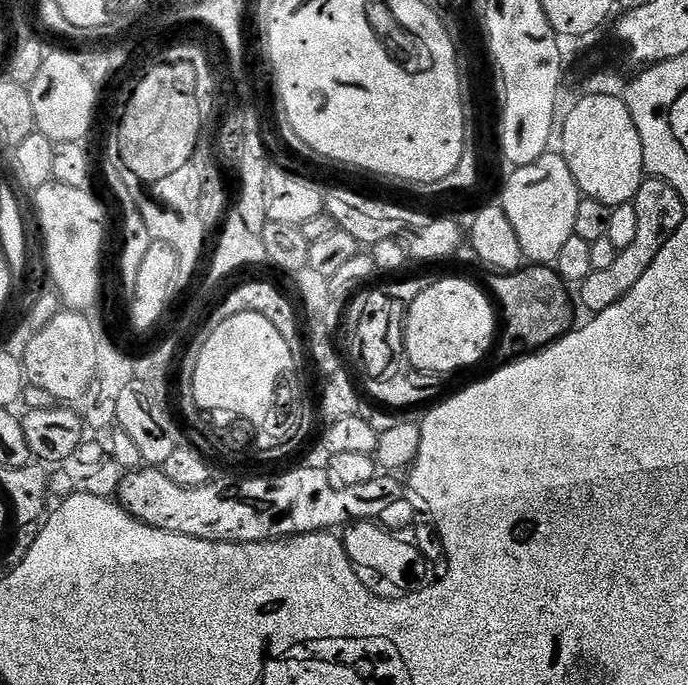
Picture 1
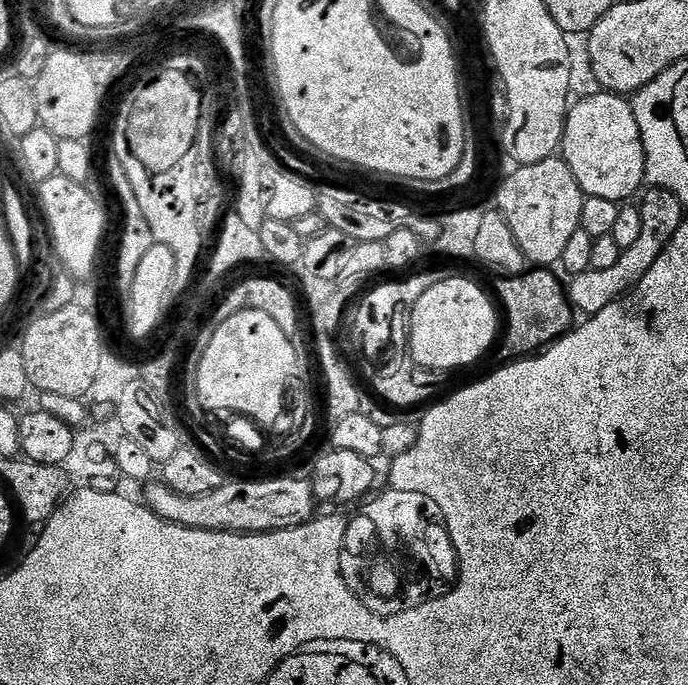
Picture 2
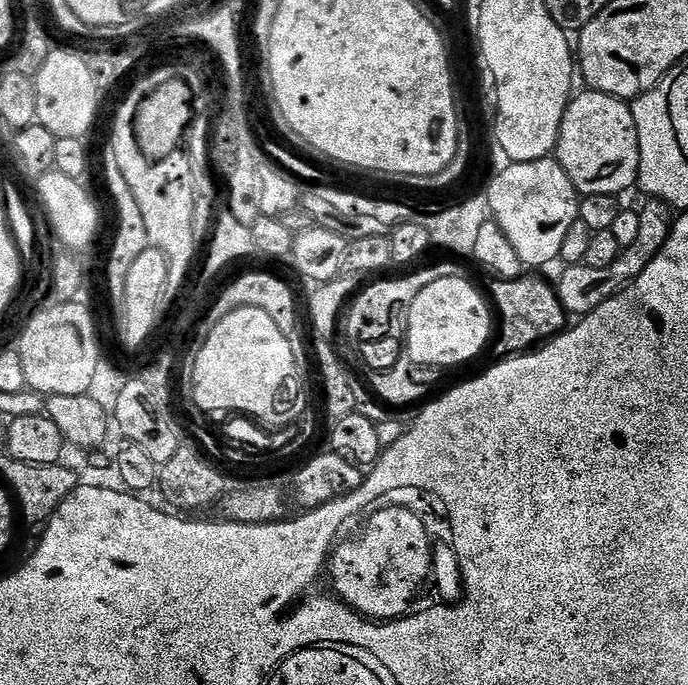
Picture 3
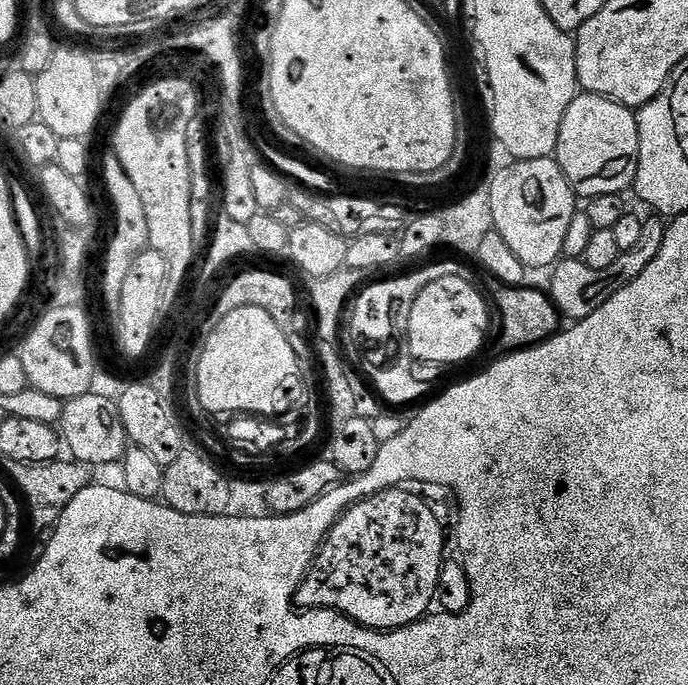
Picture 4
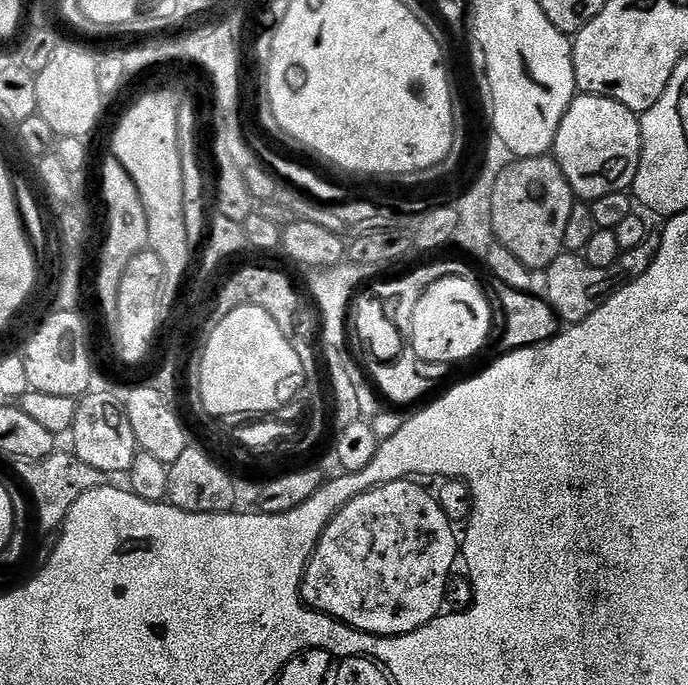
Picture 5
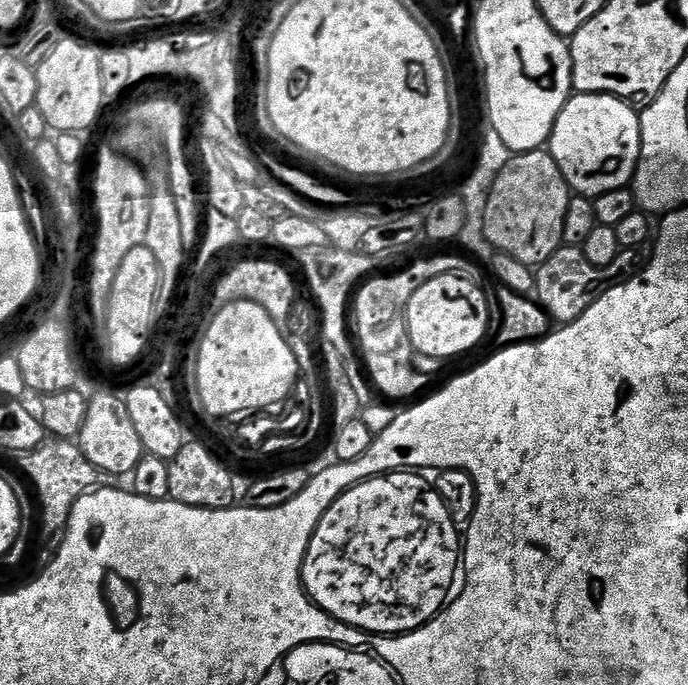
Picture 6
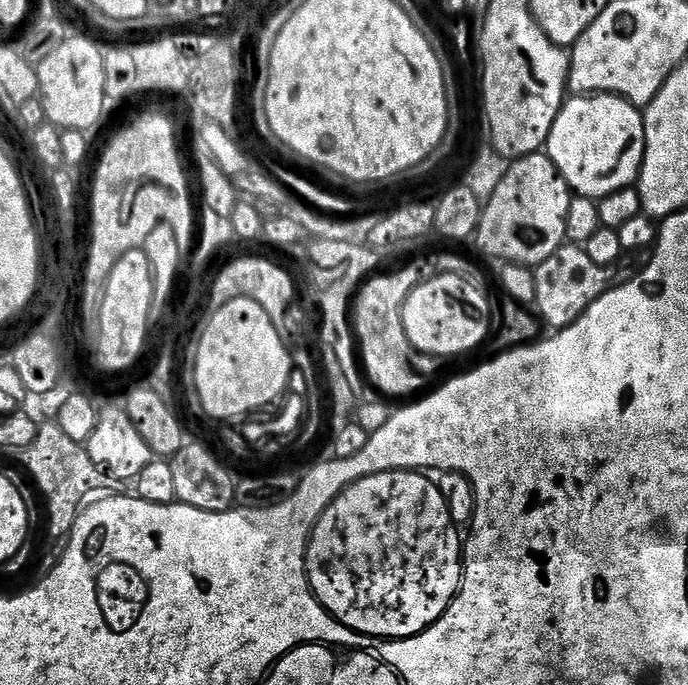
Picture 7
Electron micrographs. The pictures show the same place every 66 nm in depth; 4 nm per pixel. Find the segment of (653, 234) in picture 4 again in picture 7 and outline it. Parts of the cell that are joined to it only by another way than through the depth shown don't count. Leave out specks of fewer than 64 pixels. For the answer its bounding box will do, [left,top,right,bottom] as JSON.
[534,242,634,330]

